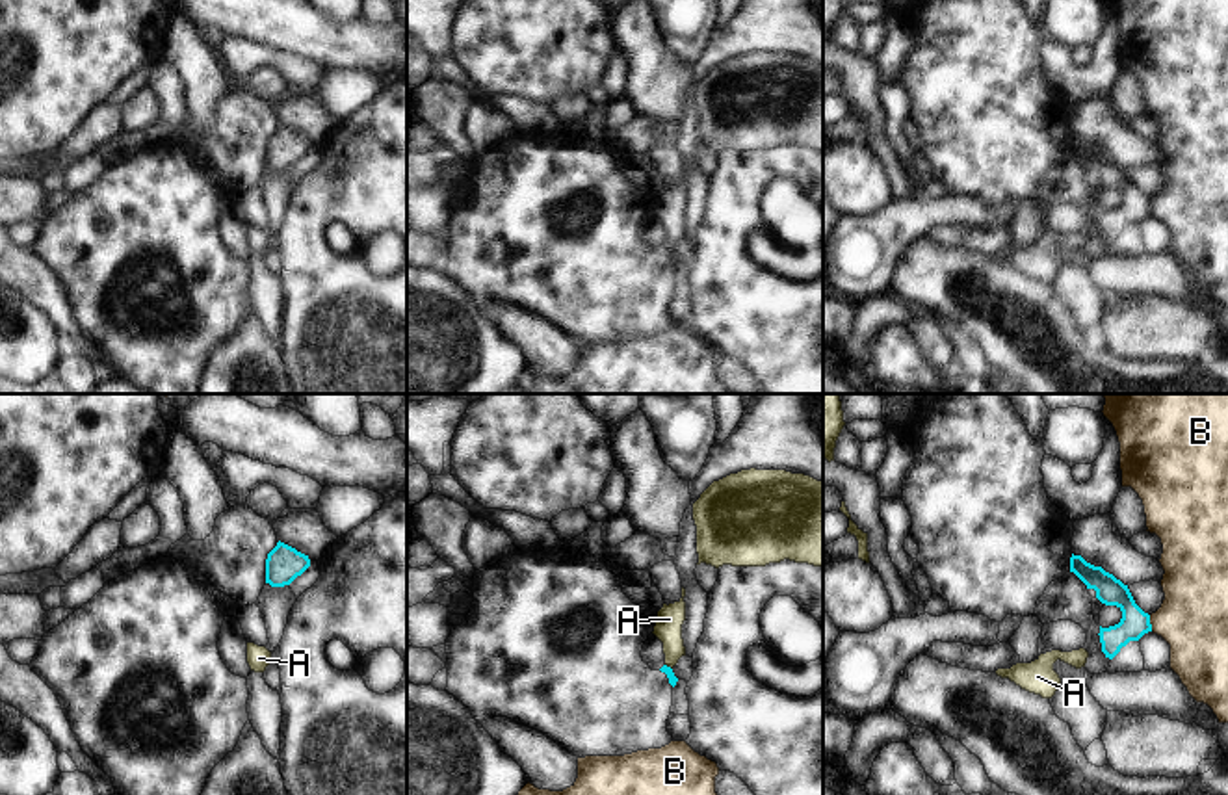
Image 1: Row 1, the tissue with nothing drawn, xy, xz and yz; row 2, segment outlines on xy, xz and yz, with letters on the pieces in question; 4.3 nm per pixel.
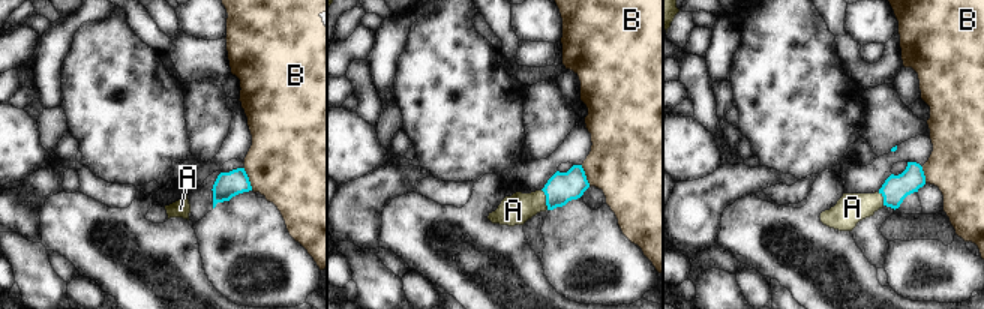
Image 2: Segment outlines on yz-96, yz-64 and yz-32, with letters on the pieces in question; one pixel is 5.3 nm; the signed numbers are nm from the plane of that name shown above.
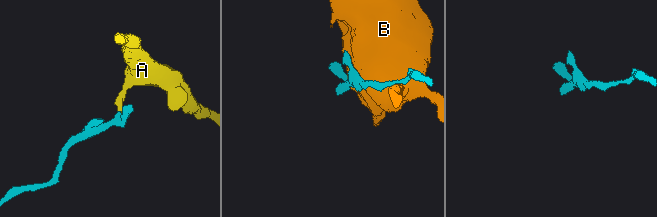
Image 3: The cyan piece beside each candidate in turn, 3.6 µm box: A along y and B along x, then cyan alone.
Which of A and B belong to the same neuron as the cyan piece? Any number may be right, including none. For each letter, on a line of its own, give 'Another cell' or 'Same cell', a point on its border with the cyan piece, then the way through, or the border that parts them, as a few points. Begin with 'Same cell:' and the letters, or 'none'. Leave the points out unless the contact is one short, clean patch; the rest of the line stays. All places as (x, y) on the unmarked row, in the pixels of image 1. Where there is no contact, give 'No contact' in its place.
Same cell: A
A: Same cell. Touches cyan at xz (669, 251). Path across: xz (666, 253), (669, 251), (669, 203)
B: Another cell. Touches cyan at yz (1149, 207).

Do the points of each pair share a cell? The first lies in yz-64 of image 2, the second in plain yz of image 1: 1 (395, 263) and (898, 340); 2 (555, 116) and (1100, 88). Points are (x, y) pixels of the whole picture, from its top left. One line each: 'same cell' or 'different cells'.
1: different cells
2: different cells

